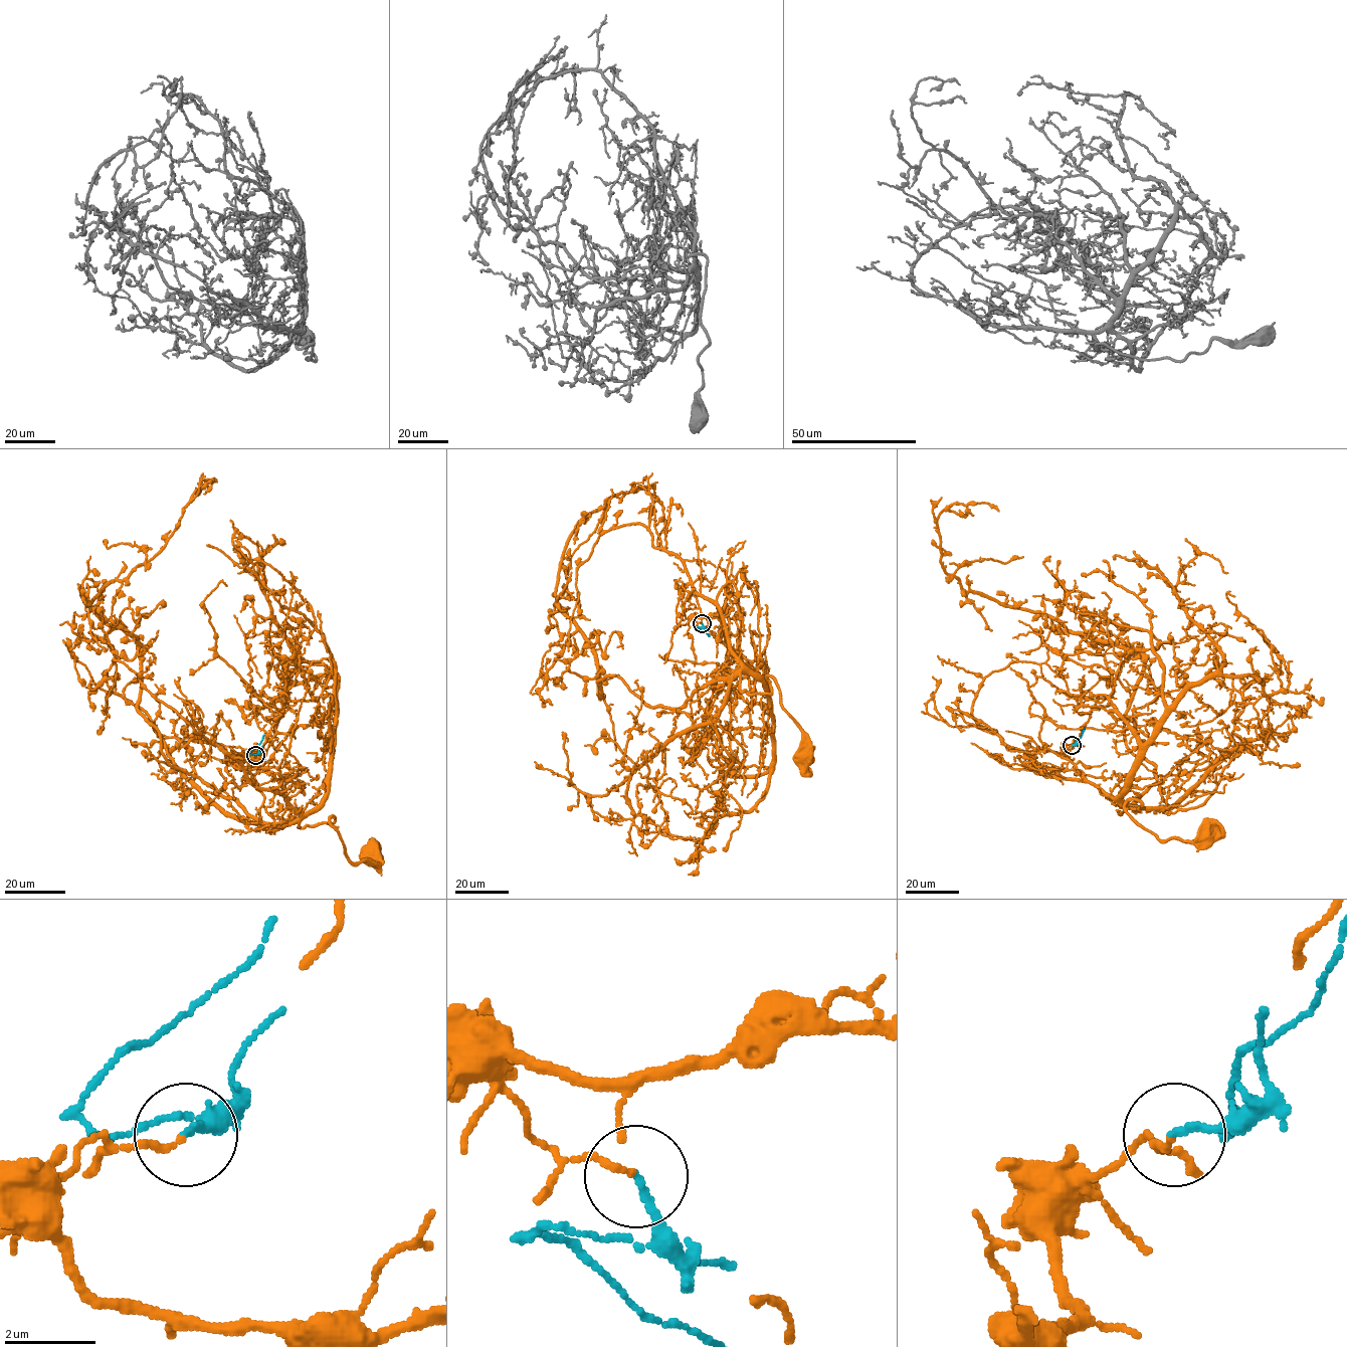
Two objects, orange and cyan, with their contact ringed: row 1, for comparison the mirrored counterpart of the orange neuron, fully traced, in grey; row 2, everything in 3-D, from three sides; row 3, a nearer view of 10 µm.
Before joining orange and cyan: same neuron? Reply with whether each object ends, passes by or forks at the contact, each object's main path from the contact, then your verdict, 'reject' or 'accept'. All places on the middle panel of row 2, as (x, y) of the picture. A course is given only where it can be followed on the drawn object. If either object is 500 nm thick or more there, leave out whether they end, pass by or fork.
orange ends; cyan ends; course orange (702, 623), (695, 617), (721, 614), (741, 664), (741, 691), (770, 694), (770, 677), (801, 732), (804, 759); course cyan (702, 623), (703, 627), (696, 627), (709, 635); reject

